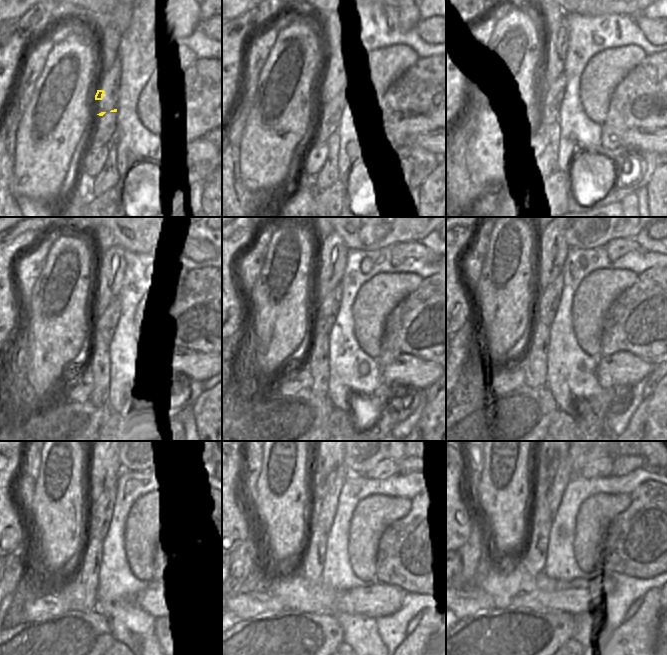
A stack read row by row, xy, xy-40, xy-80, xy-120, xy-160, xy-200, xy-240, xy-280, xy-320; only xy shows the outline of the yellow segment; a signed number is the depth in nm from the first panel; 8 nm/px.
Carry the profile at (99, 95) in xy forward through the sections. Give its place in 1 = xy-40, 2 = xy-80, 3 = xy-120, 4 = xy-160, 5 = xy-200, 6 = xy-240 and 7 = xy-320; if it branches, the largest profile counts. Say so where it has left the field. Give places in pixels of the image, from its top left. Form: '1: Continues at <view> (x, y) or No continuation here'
1: Continues at xy-40 (323, 91)
2: Continues at xy-80 (551, 100)
3: Continues at xy-120 (104, 324)
4: Continues at xy-160 (327, 308)
5: Continues at xy-200 (547, 300)
6: Continues at xy-240 (100, 513)
7: Continues at xy-320 (560, 470).

